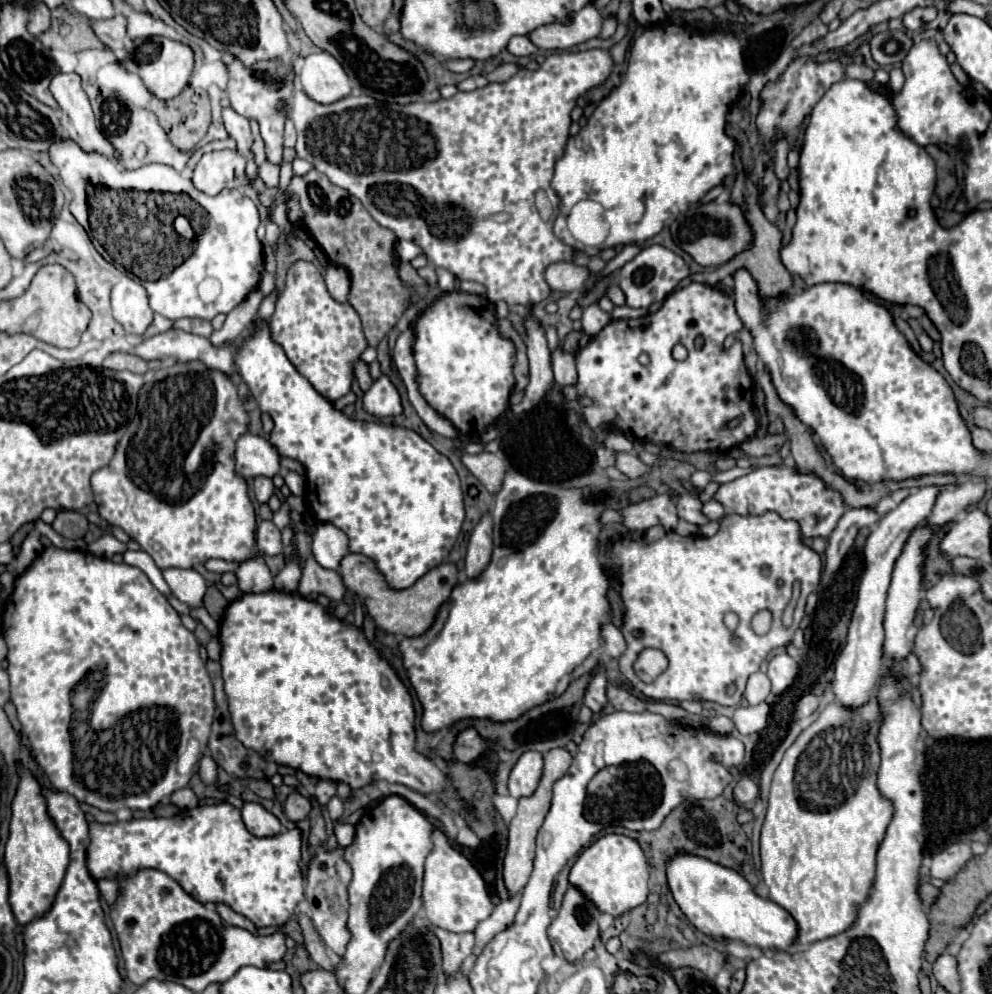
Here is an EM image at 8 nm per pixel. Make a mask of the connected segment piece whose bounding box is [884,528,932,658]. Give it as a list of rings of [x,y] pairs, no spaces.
[[[916,528],[912,536],[908,538],[902,556],[896,560],[894,572],[892,572],[892,584],[888,590],[888,600],[886,600],[886,618],[884,618],[884,630],[886,630],[886,640],[884,640],[884,656],[886,658],[906,658],[912,650],[910,640],[906,638],[908,628],[912,626],[914,614],[918,610],[918,604],[922,600],[922,564],[924,564],[924,546],[932,538],[932,530],[928,528]]]

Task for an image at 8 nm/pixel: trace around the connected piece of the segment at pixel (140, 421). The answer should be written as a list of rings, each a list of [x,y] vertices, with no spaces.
[[[202,362],[174,364],[158,370],[140,390],[138,414],[118,442],[112,462],[92,476],[100,516],[136,540],[140,548],[156,560],[160,570],[192,568],[206,560],[220,558],[240,564],[236,576],[242,592],[258,594],[272,590],[274,580],[264,560],[250,560],[254,558],[256,544],[256,510],[250,502],[246,480],[236,474],[232,458],[234,442],[246,430],[248,412],[238,398],[234,382],[226,374],[210,370]]]

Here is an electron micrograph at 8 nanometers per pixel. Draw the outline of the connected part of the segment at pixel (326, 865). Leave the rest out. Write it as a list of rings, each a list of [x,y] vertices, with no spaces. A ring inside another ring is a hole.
[[[320,844],[306,874],[306,900],[310,904],[310,918],[316,930],[320,932],[324,944],[330,946],[338,956],[344,954],[346,944],[350,940],[346,922],[348,922],[348,884],[352,878],[352,868],[344,860],[342,852],[344,852],[342,848],[328,852],[324,844]]]

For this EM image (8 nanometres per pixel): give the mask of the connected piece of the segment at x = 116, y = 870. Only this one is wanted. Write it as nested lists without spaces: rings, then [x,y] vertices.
[[[228,802],[198,806],[172,818],[138,818],[130,822],[100,824],[90,822],[90,846],[86,854],[88,870],[94,878],[128,876],[140,868],[158,868],[178,880],[198,902],[224,902],[256,926],[284,926],[294,908],[304,900],[304,876],[300,870],[302,834],[300,828],[284,830],[278,836],[258,838],[242,822],[240,810]]]

